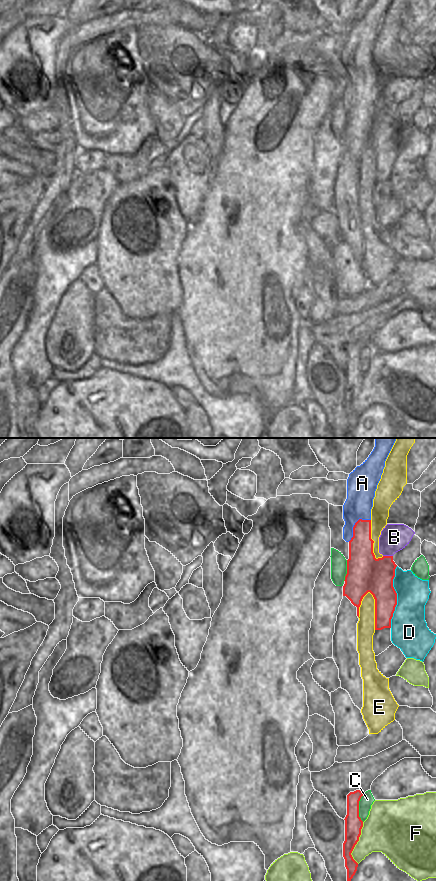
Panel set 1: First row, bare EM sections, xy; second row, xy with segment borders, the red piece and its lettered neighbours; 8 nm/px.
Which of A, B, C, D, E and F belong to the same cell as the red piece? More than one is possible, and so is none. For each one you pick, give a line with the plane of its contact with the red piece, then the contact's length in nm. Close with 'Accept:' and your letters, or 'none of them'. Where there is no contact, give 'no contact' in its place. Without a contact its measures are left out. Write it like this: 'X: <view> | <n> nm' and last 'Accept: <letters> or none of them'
Accept: none of them

